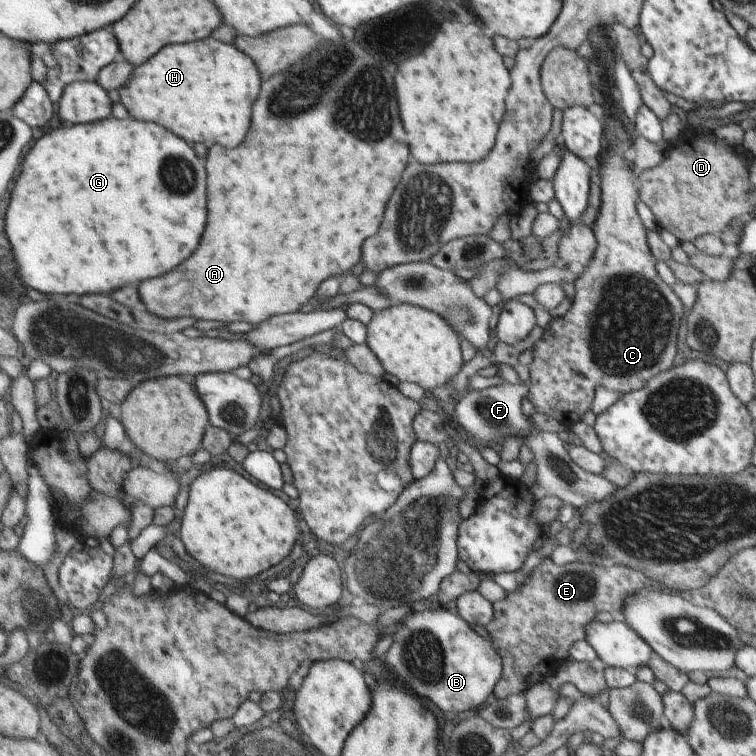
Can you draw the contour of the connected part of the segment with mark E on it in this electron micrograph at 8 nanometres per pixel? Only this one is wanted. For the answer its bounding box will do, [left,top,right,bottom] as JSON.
[487,558,672,698]

